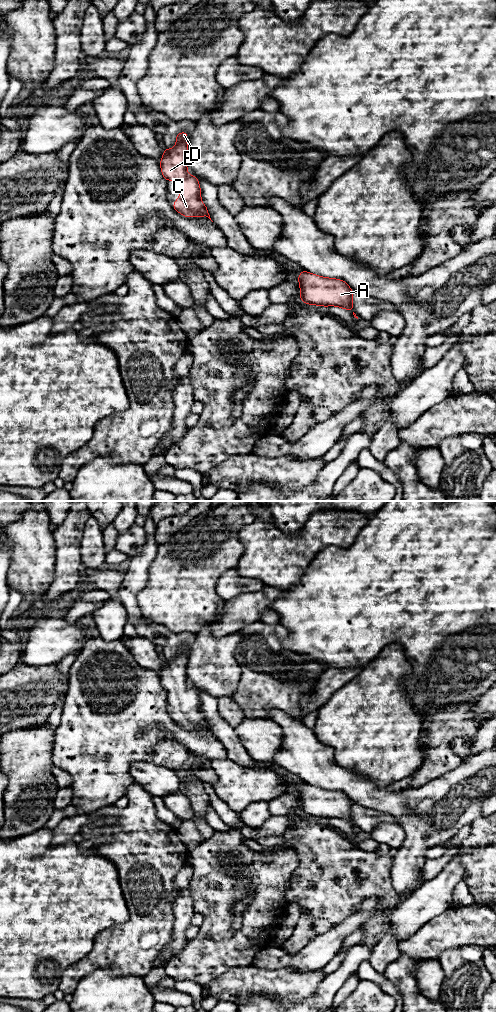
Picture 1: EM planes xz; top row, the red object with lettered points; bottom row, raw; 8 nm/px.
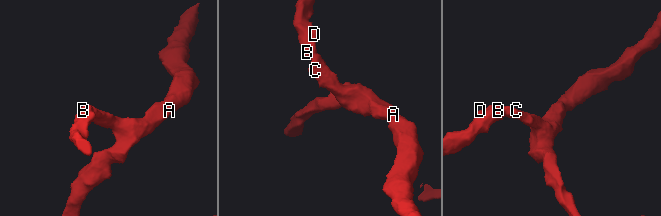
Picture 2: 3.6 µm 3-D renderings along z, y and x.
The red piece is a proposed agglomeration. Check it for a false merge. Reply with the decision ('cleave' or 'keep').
keep

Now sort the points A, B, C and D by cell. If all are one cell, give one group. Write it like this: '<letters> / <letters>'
A B C D

